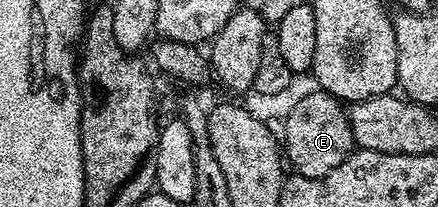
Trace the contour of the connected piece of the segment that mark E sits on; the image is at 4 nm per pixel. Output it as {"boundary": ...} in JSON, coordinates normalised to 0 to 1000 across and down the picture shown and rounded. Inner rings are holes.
{"boundary":[[[715,425],[708,454],[692,459],[662,522],[660,556],[651,570],[646,744],[676,836],[703,860],[737,865],[747,831],[774,812],[774,792],[783,792],[783,773],[792,773],[808,725],[797,556],[779,478],[763,473],[731,425]]]}

